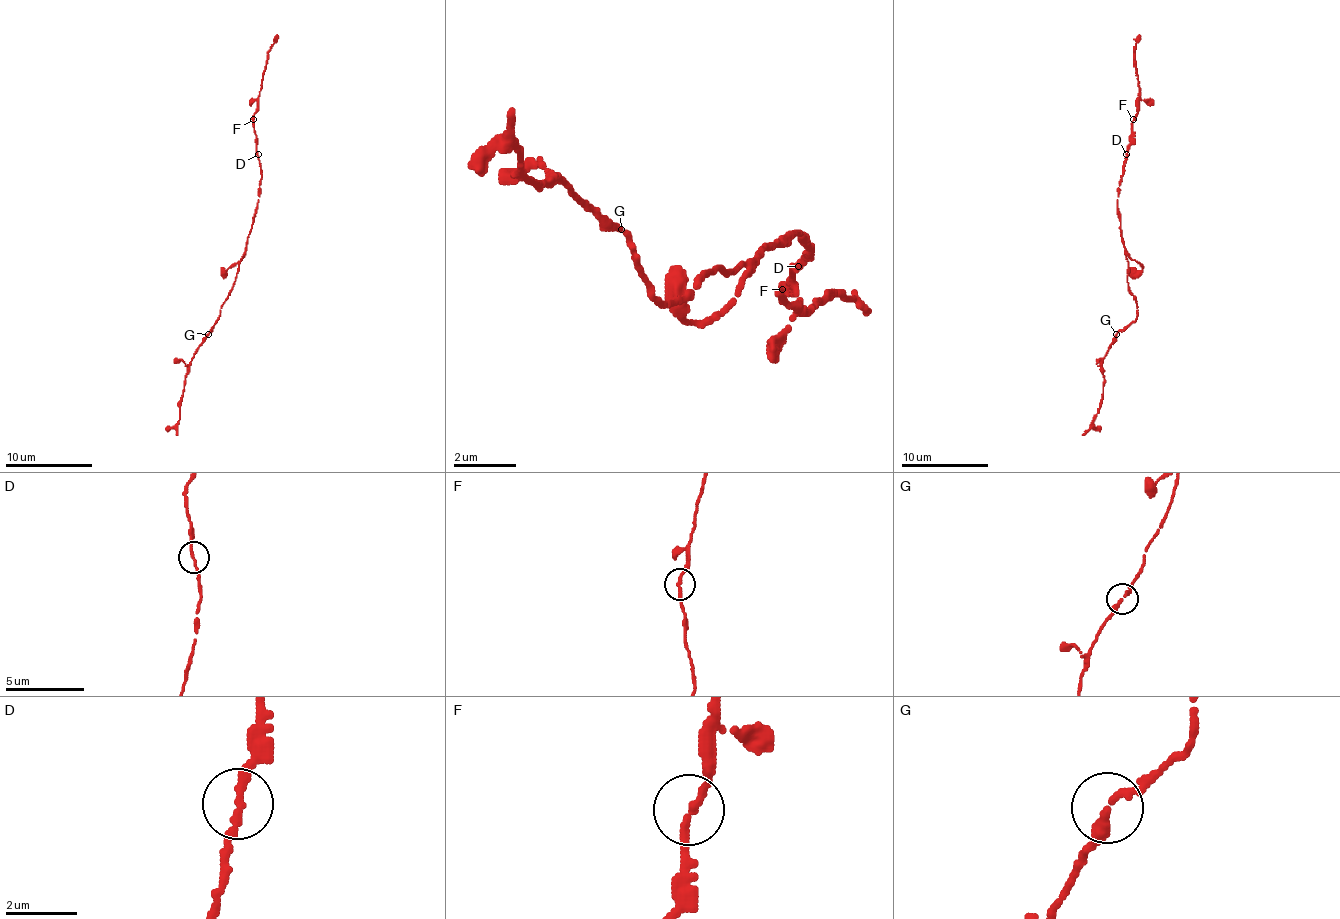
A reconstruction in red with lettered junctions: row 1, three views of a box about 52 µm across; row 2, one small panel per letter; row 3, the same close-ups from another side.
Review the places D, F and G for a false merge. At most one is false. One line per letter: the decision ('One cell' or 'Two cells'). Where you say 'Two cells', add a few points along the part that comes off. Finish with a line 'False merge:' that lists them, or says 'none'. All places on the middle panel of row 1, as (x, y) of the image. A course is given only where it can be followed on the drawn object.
D: One cell
F: One cell
G: One cell
False merge: none

